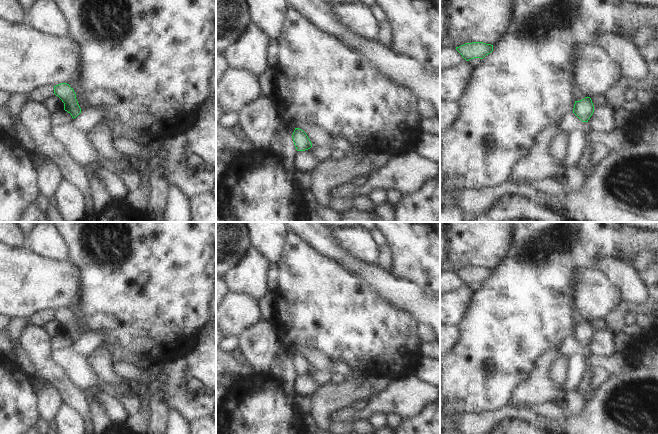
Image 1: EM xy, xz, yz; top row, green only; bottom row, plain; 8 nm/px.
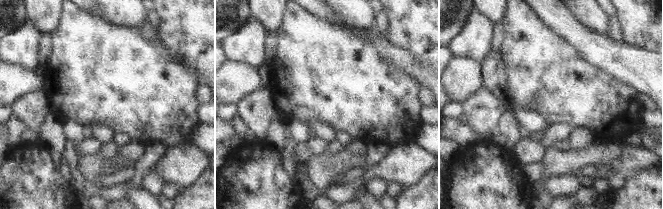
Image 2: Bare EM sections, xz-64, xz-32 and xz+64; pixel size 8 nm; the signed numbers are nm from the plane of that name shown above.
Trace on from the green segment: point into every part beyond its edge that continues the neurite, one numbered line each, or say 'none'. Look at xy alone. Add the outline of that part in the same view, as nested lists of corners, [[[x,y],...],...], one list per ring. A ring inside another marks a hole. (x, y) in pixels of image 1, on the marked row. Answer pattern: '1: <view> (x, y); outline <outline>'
none

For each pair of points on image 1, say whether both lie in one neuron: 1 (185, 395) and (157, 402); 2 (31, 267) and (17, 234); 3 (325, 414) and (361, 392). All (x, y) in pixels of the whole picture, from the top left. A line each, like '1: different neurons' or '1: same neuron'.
1: different neurons
2: different neurons
3: same neuron

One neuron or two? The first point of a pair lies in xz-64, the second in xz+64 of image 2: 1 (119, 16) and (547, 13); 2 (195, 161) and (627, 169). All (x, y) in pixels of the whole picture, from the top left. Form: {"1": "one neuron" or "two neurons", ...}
{"1": "two neurons", "2": "one neuron"}

